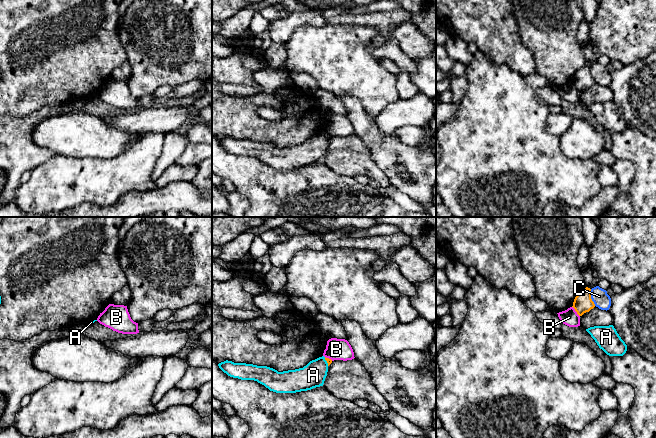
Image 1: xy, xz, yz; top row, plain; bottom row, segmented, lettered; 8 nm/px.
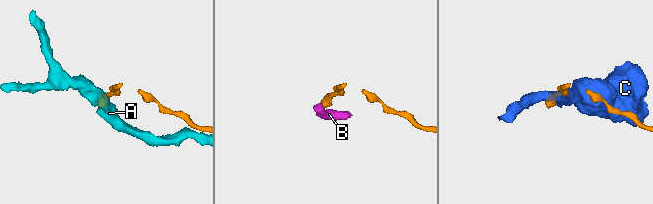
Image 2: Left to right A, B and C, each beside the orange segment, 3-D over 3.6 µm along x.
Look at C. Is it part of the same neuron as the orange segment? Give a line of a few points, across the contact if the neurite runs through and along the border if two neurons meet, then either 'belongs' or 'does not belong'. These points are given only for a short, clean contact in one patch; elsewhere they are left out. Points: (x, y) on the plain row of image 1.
does not belong

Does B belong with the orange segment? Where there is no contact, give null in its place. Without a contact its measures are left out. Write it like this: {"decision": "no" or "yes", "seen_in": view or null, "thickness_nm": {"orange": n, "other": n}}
{"decision": "no", "seen_in": "yz", "thickness_nm": {"orange": 150, "other": 140}}

